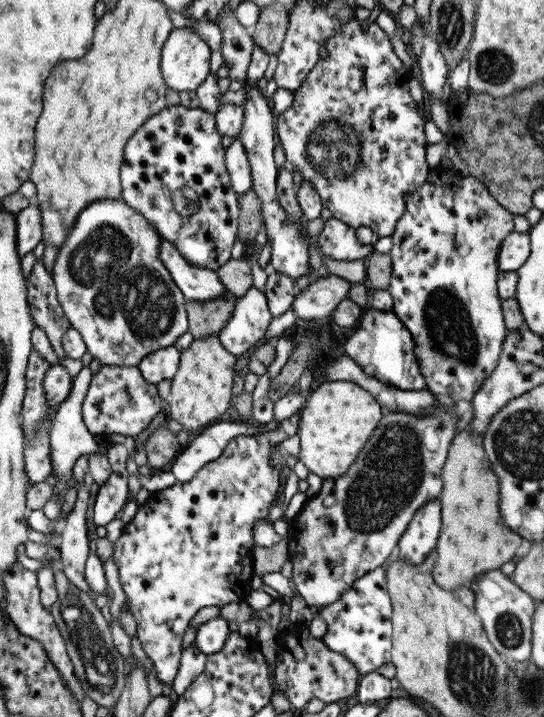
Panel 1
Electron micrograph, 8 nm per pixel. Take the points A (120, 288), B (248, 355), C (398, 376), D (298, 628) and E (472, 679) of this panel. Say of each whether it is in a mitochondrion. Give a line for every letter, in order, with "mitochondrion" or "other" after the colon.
A: mitochondrion
B: other
C: other
D: other
E: mitochondrion

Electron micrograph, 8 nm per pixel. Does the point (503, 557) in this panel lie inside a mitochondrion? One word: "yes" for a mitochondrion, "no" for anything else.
no

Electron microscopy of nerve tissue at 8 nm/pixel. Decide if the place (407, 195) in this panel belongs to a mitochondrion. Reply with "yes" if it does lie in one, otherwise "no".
no

